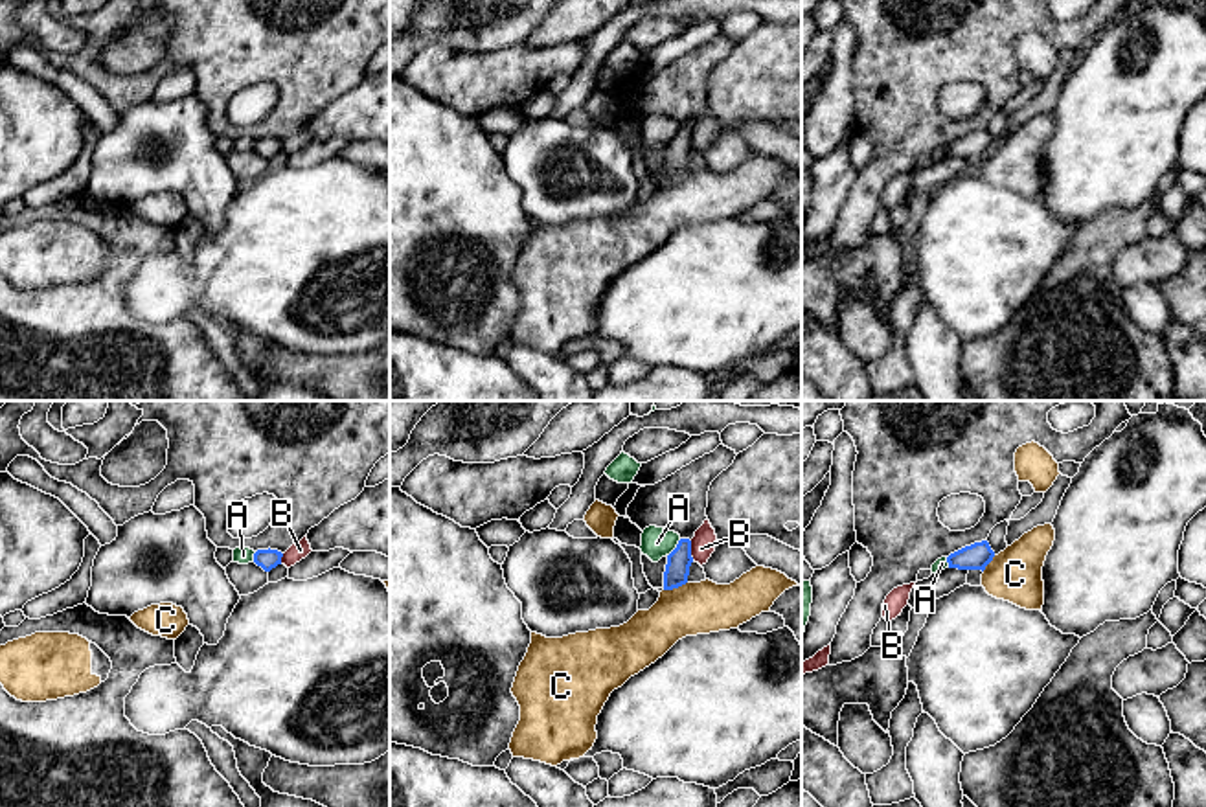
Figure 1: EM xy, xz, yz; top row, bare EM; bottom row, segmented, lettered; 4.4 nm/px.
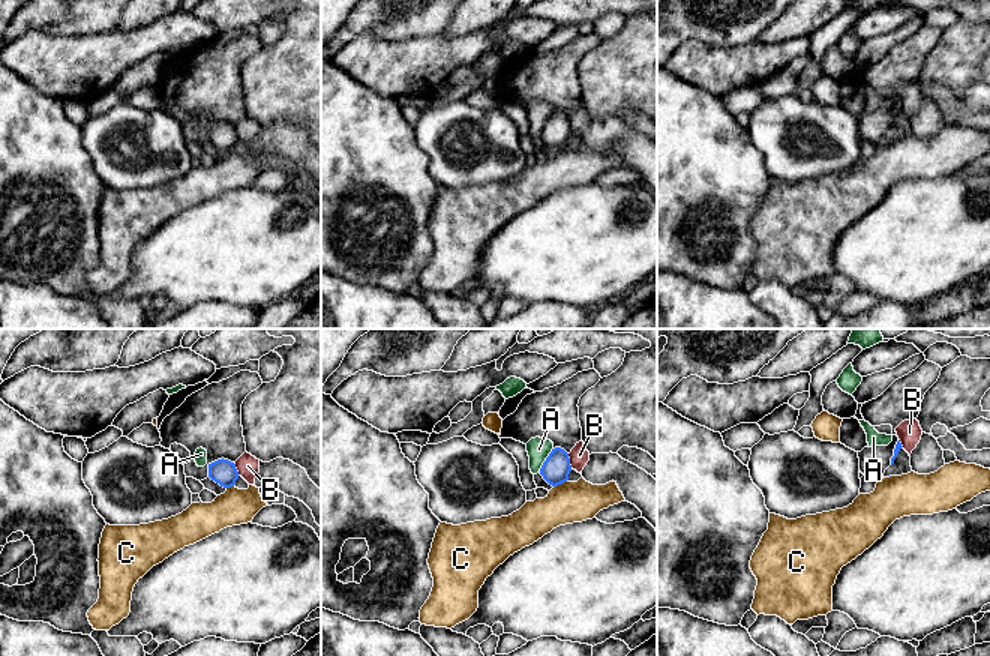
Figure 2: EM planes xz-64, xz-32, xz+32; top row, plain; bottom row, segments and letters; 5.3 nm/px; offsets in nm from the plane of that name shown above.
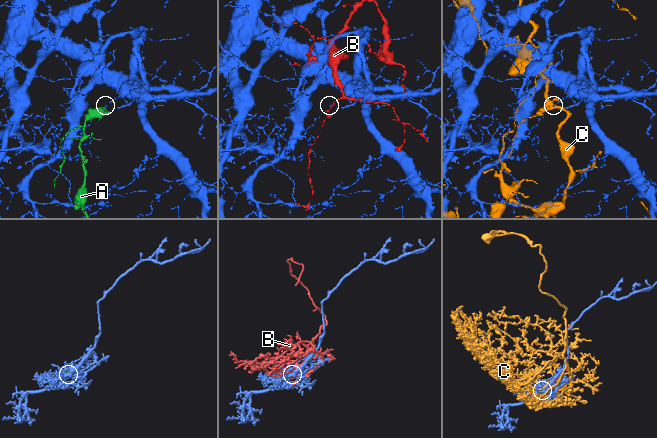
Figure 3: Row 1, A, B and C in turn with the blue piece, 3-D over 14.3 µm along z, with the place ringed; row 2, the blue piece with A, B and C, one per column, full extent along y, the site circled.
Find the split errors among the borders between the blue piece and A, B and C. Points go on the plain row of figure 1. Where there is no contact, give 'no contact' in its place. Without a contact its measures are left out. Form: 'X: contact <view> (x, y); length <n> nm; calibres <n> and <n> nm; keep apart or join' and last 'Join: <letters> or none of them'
A: contact xz (675, 136); length 100 nm; calibres 110 and 140 nm; keep apart
B: contact xz (690, 138); length 90 nm; calibres 110 and 110 nm; keep apart
C: contact xz (675, 175); length 110 nm; calibres 110 and 220 nm; keep apart
Join: none of them

